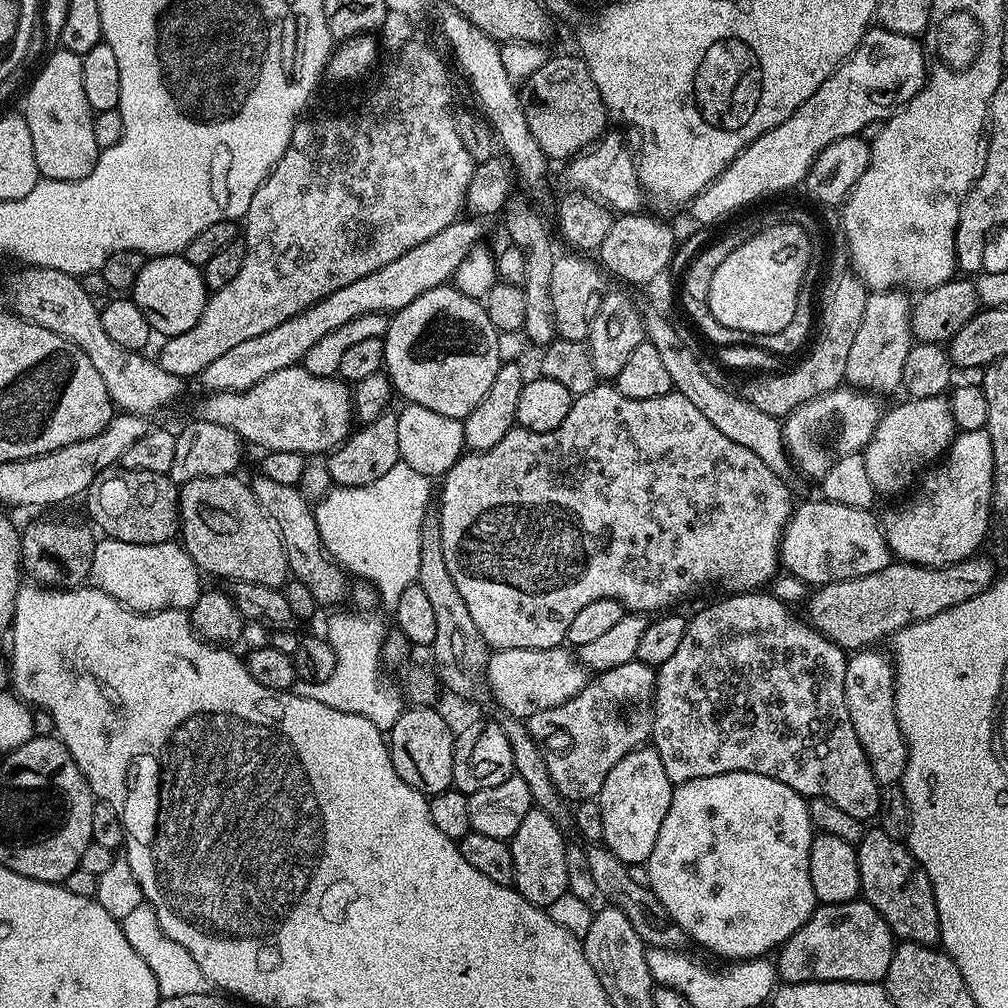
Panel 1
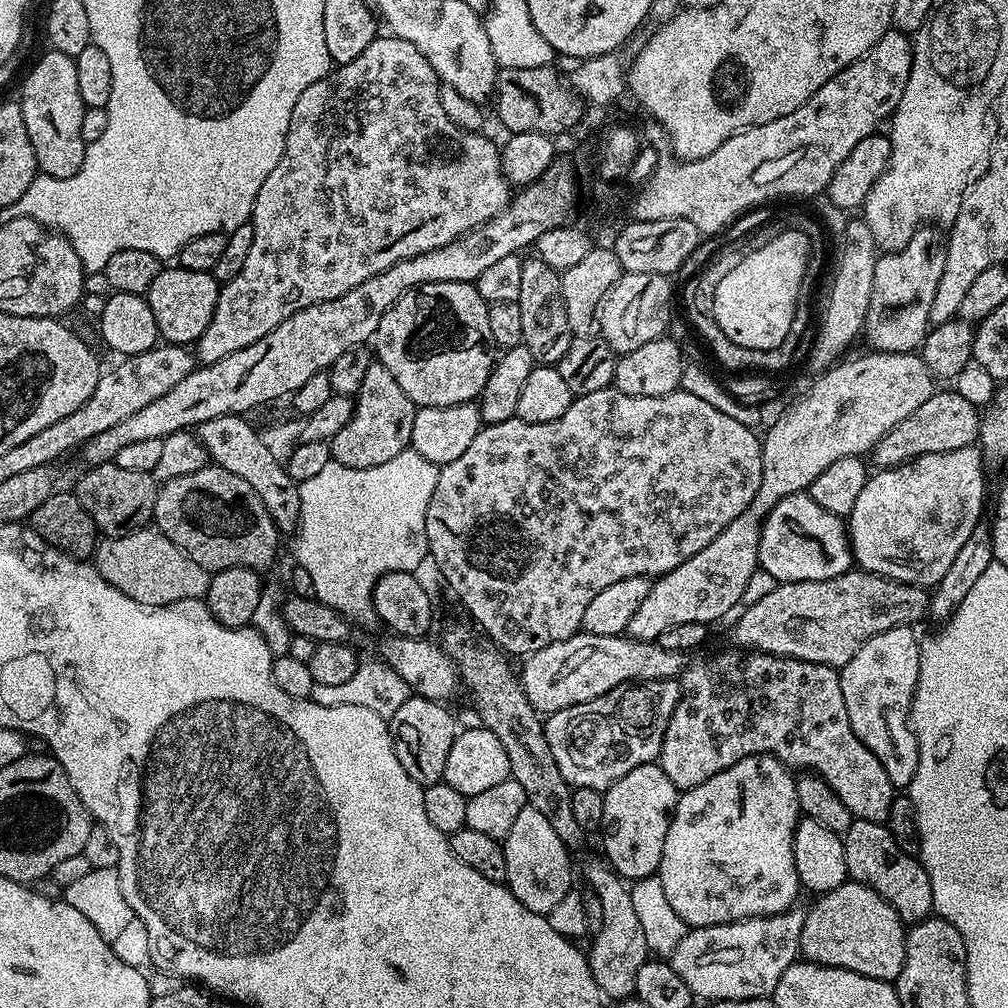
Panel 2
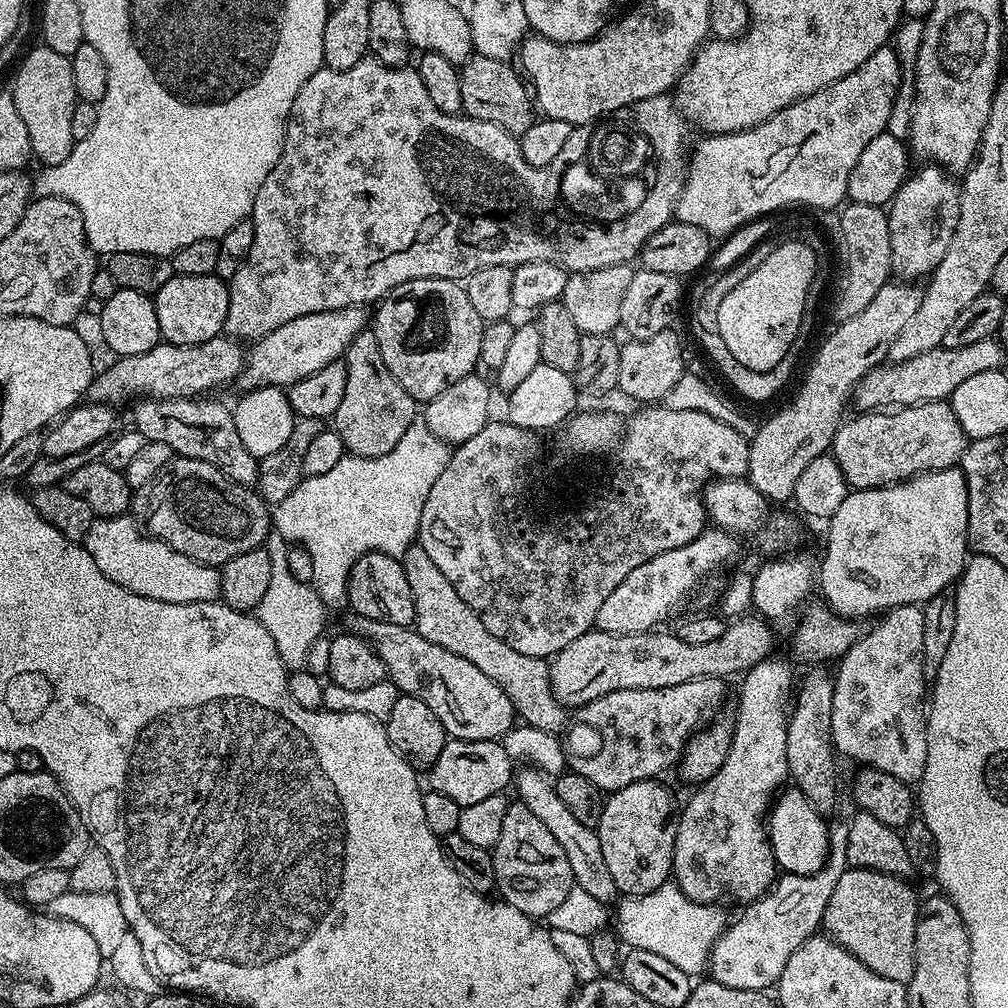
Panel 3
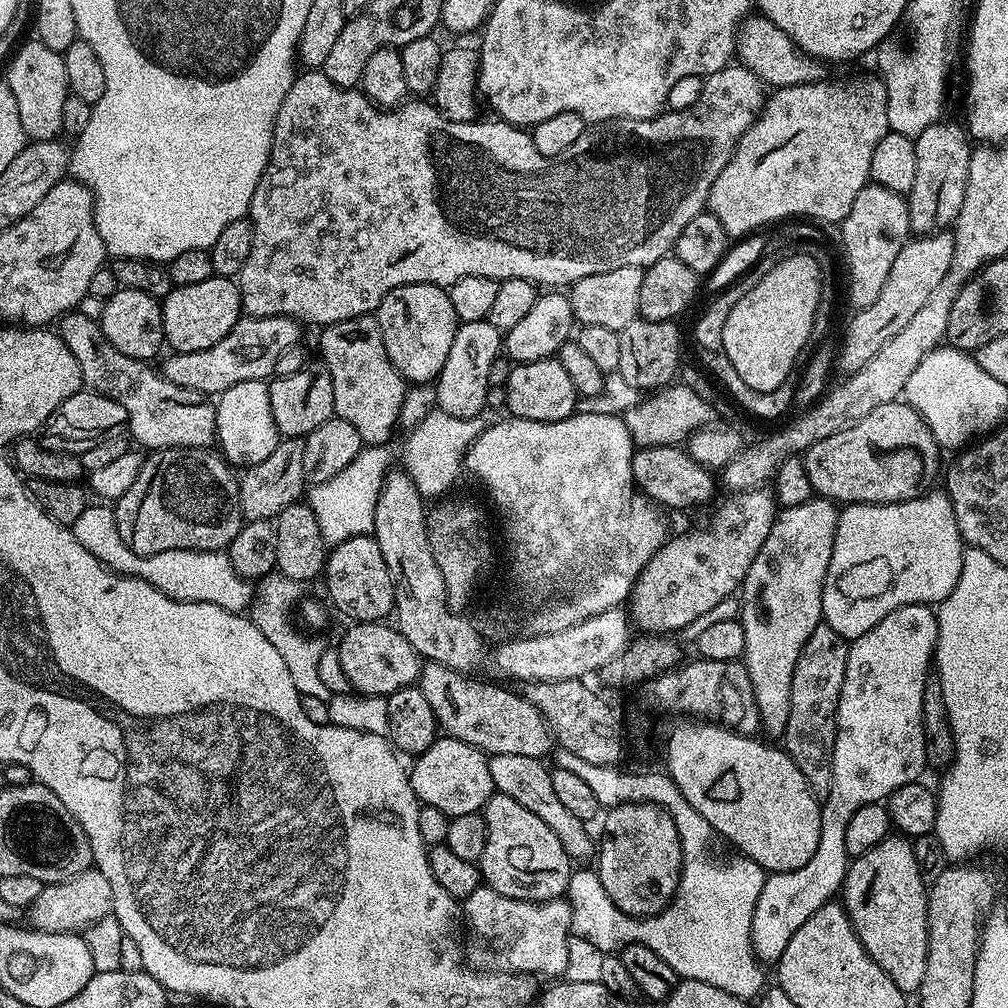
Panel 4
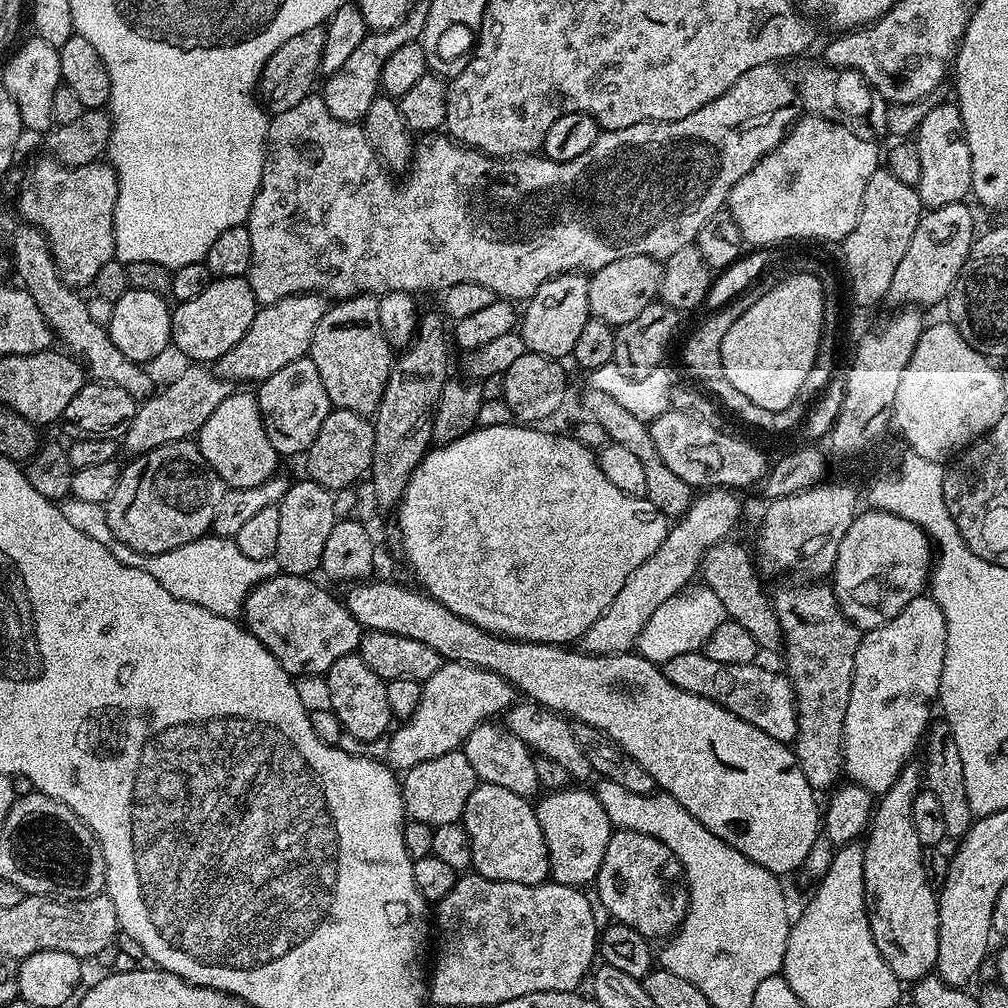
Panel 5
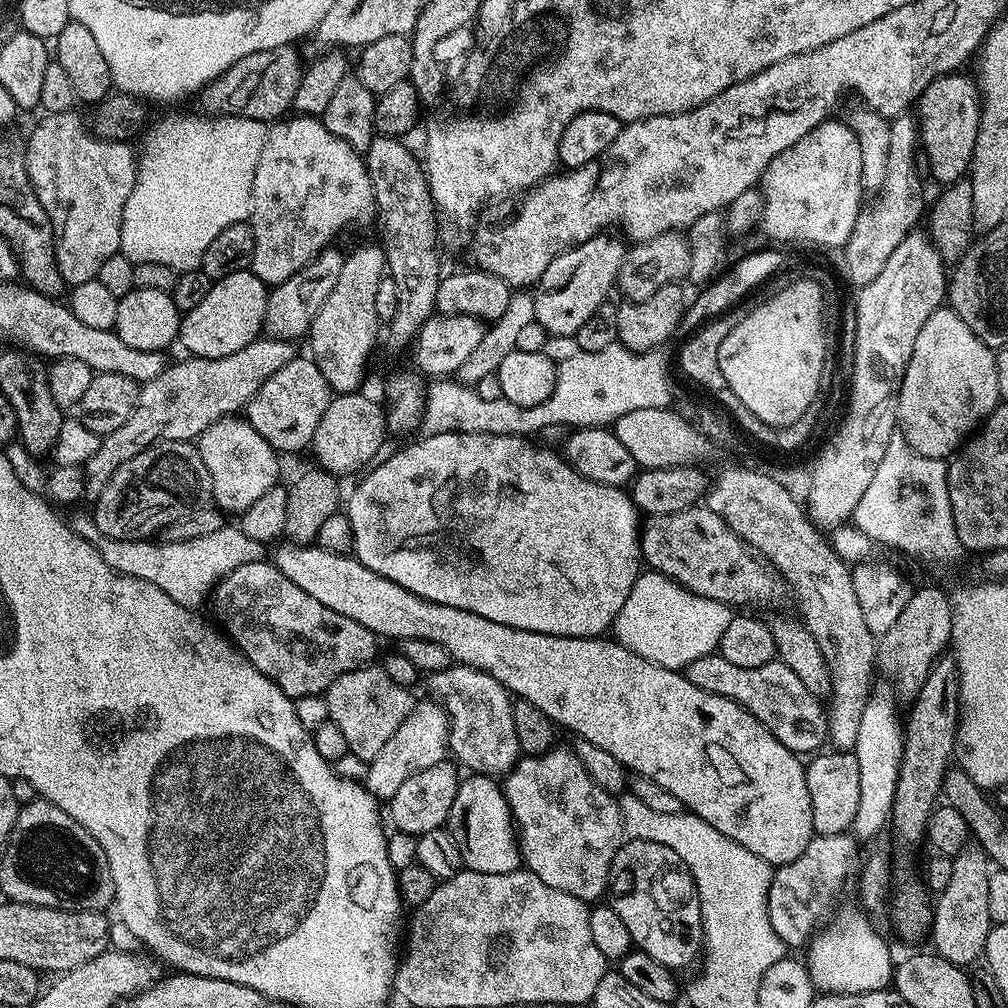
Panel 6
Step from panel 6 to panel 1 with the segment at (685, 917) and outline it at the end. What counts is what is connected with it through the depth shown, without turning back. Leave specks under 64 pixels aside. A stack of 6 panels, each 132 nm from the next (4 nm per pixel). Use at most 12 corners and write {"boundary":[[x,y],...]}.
{"boundary":[[652,746],[614,762],[602,844],[647,865],[673,787]]}

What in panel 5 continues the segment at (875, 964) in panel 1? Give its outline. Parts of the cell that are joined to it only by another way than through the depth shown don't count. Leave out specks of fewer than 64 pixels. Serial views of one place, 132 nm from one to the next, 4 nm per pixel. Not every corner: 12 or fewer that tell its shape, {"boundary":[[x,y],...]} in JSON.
{"boundary":[[909,762],[866,829],[870,930],[901,982],[938,958],[940,905],[923,870]]}

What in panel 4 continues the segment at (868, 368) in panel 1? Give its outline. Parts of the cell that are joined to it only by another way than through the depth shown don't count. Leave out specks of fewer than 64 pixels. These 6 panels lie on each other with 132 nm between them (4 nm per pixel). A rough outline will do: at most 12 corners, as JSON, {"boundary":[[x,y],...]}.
{"boundary":[[925,123],[906,193],[911,231],[951,229],[973,145],[961,125]]}

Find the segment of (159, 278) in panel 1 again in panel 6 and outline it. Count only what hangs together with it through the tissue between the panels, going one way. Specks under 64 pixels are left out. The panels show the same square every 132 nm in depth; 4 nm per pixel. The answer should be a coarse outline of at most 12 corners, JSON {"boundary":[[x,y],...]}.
{"boundary":[[226,274],[183,313],[179,347],[226,358],[265,331],[269,285]]}

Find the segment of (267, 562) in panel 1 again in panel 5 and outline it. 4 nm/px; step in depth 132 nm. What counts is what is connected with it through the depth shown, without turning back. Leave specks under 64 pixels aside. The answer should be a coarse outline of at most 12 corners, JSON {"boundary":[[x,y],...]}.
{"boundary":[[199,443],[123,465],[106,505],[144,556],[212,532],[224,479]]}

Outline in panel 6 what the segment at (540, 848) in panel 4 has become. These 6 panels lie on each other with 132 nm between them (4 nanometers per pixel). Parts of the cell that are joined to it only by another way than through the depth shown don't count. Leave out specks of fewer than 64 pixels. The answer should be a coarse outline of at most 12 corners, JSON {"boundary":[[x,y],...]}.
{"boundary":[[493,777],[461,779],[446,831],[469,872],[521,867]]}

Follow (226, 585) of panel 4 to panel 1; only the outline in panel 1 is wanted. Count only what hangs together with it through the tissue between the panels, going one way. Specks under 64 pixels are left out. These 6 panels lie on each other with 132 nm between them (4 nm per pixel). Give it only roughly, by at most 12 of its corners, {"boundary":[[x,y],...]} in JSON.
{"boundary":[[96,541],[88,580],[132,612],[191,609],[179,543]]}

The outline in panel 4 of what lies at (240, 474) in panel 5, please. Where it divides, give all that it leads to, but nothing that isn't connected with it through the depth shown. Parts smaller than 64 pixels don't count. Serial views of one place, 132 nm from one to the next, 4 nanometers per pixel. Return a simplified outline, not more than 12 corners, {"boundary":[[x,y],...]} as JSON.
{"boundary":[[268,384],[219,393],[216,444],[229,465],[262,462],[282,439]]}

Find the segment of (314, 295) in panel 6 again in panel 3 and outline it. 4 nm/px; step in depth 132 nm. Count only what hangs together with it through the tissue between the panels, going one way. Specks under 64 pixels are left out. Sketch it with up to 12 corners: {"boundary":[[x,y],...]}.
{"boundary":[[227,334],[113,359],[87,399],[200,398],[231,385],[245,345]]}

